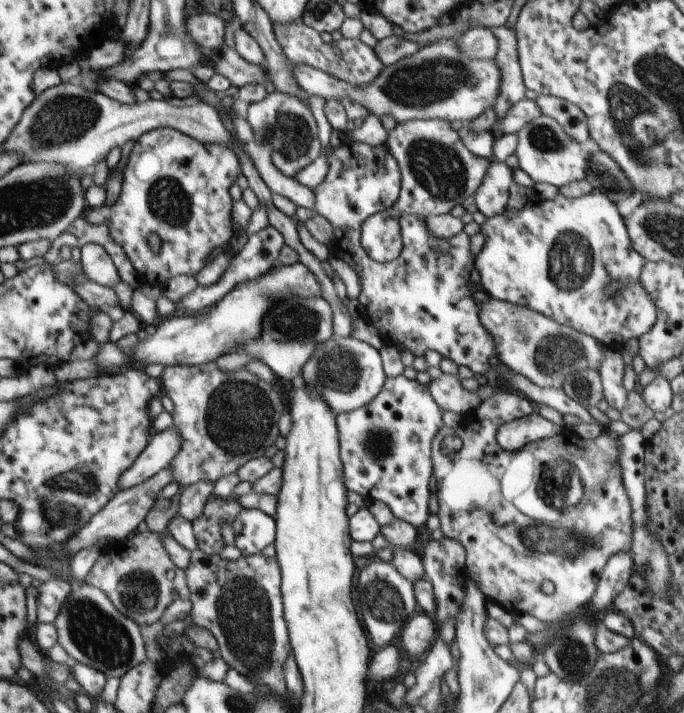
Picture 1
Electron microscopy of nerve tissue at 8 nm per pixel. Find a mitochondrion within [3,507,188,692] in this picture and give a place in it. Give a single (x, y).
(100, 636)

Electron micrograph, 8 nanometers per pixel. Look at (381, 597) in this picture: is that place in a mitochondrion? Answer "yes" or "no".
yes

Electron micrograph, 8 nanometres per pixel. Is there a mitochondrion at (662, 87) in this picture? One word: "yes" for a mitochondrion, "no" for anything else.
yes

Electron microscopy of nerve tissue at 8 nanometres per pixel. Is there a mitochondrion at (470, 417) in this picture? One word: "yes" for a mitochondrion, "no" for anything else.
no

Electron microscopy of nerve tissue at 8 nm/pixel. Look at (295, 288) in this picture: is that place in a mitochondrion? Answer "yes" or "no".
yes

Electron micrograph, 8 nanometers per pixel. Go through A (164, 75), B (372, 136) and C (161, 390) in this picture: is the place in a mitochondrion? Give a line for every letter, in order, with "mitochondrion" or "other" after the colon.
A: other
B: other
C: other

